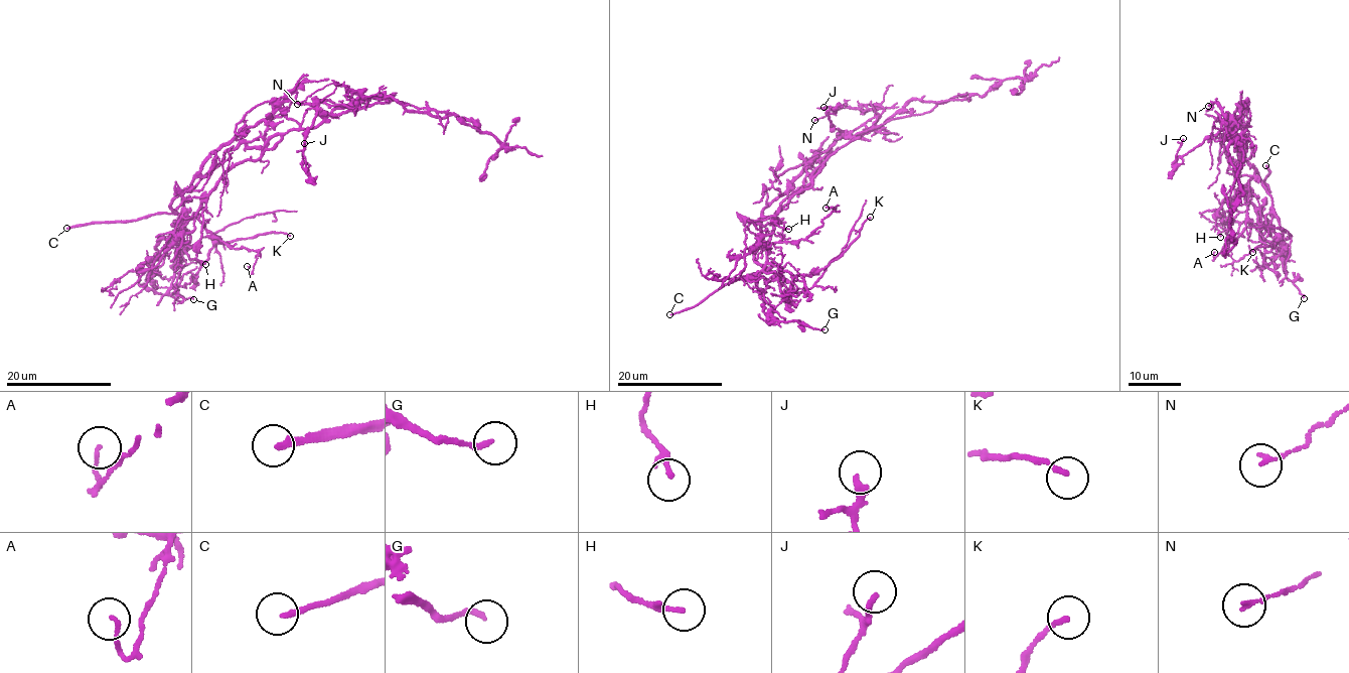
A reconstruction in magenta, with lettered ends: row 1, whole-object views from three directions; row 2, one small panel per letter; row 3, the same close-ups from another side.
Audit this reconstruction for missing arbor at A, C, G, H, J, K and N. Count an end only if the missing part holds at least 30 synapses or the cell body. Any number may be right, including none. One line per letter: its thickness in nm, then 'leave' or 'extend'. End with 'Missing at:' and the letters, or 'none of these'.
A: 120 nm thick; leave
C: 200 nm thick; extend
G: 180 nm thick; leave
H: 200 nm thick; leave
J: 200 nm thick; leave
K: 170 nm thick; leave
N: 150 nm thick; leave
Missing at: C

